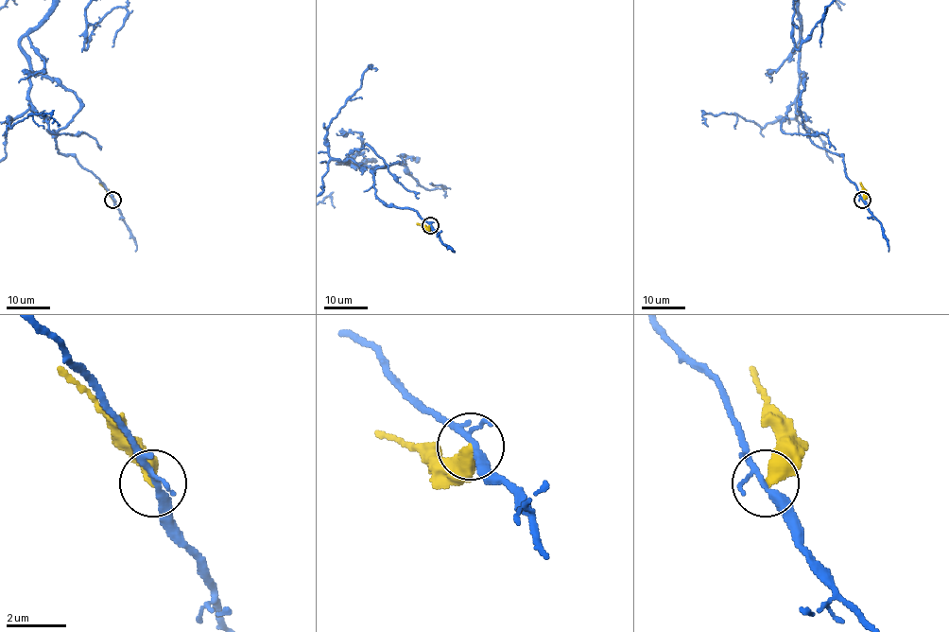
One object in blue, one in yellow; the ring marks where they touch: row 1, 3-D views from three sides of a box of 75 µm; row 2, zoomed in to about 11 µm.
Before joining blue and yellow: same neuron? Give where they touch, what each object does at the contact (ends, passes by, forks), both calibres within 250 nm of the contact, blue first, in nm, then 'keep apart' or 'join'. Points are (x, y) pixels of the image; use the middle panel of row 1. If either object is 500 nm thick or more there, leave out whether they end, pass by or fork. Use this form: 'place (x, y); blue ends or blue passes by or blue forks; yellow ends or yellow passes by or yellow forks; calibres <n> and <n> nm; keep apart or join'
place (430, 225); blue forks; yellow ends; calibres 200 and 440 nm; keep apart

